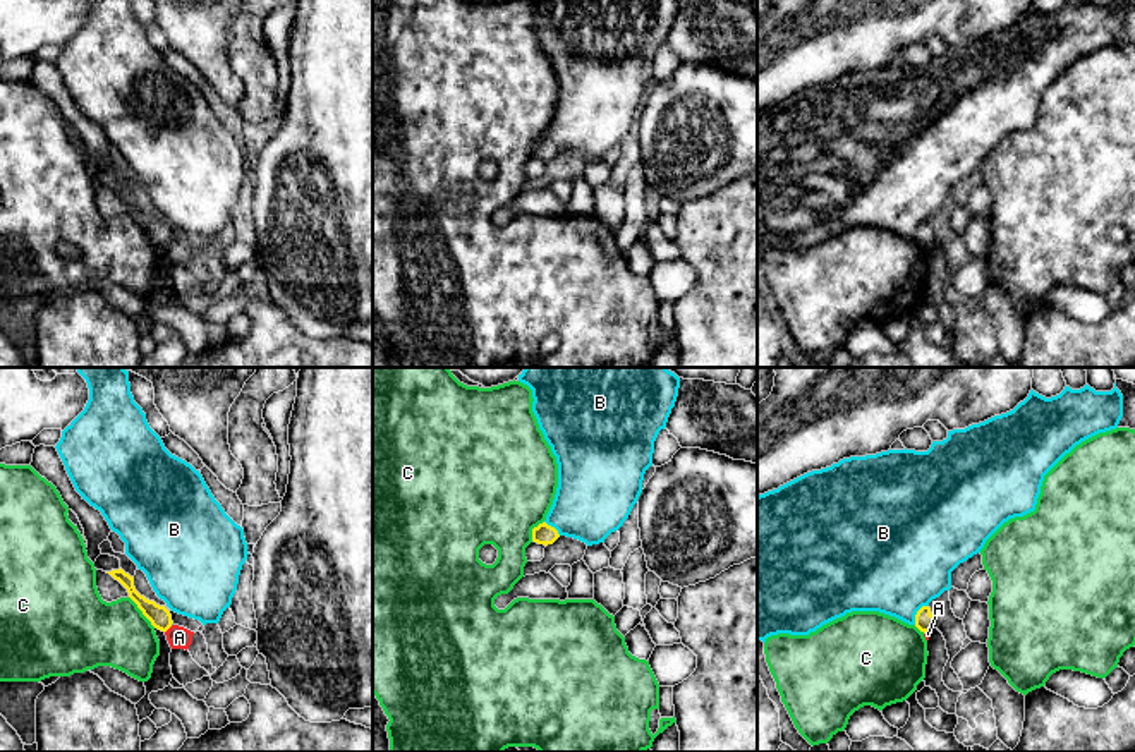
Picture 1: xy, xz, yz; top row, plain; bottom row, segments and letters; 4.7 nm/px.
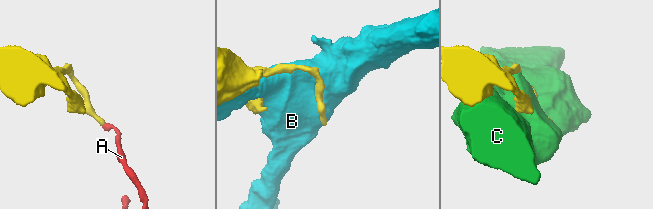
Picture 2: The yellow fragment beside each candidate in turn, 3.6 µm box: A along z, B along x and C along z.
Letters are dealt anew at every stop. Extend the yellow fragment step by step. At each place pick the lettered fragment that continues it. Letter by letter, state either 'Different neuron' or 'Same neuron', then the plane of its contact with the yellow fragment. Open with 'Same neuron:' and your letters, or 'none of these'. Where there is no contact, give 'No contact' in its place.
Same neuron: none of these
A: Different neuron. Touches yellow in xy
B: Different neuron. Touches yellow in yz
C: Different neuron. Touches yellow in xy

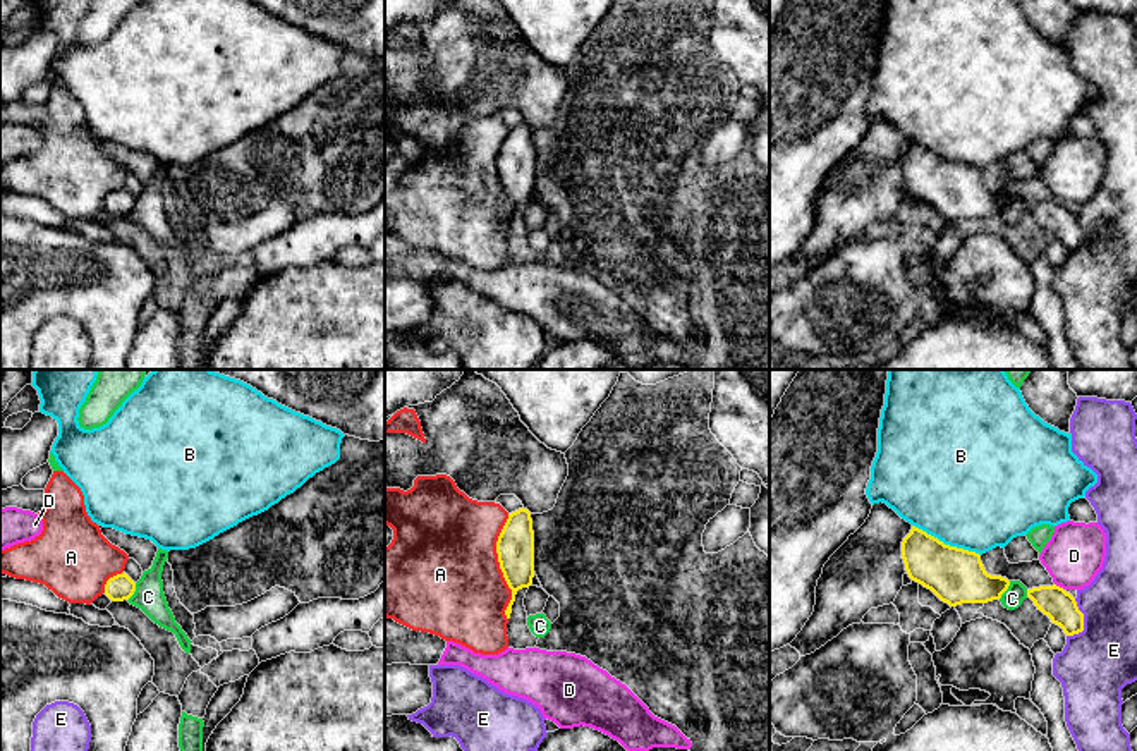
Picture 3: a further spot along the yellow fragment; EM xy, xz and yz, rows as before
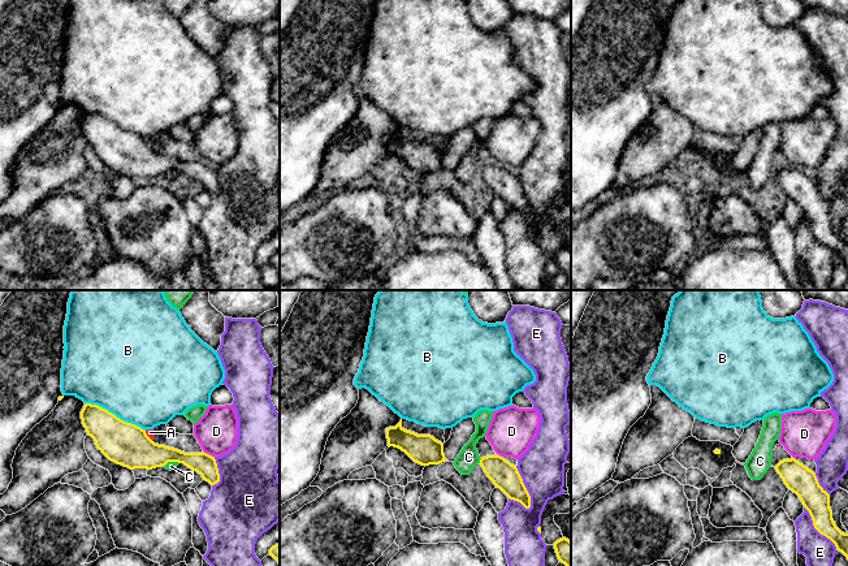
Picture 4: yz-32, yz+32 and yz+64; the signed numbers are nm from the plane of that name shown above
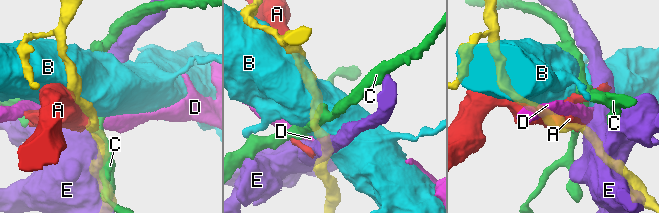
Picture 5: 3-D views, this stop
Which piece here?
Same neuron: none of these
A: Different neuron. Touches yellow in xz
B: Different neuron. Touches yellow in yz
C: Different neuron. Touches yellow in yz
D: Different neuron. Touches yellow in yz
E: Different neuron. Touches yellow in yz

